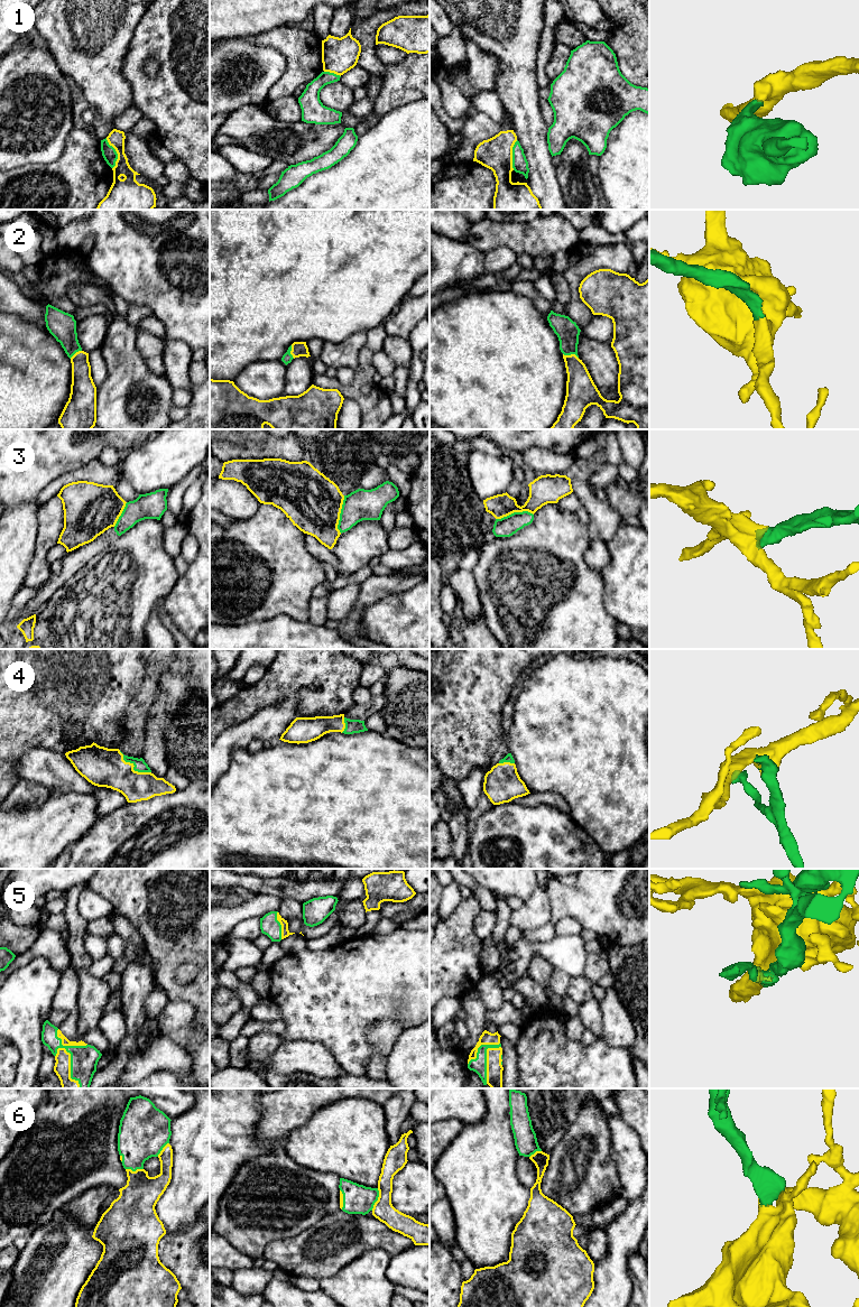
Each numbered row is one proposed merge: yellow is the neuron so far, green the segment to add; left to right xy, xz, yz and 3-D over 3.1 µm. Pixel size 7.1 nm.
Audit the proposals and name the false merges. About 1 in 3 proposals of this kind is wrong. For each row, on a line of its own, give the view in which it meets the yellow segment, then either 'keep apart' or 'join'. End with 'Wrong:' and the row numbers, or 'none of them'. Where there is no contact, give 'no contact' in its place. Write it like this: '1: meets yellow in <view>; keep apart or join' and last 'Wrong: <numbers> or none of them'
1: meets yellow in xy; keep apart
2: meets yellow in yz; join
3: meets yellow in xz; keep apart
4: meets yellow in xy; join
5: meets yellow in xy; join
6: meets yellow in xz; join
Wrong: 1, 3

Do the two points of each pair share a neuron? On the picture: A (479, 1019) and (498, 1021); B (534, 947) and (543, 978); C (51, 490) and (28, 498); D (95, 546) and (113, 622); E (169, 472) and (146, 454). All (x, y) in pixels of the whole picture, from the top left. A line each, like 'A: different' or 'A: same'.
A: different
B: different
C: different
D: different
E: same

